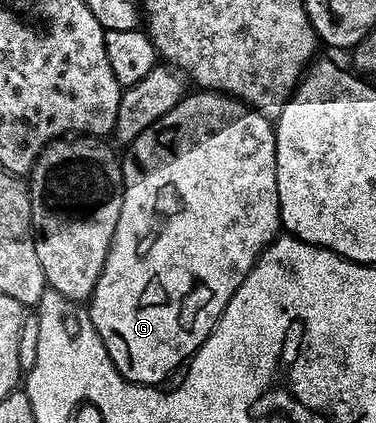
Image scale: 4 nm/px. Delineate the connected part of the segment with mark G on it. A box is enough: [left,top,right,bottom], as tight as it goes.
[87,90,282,385]

